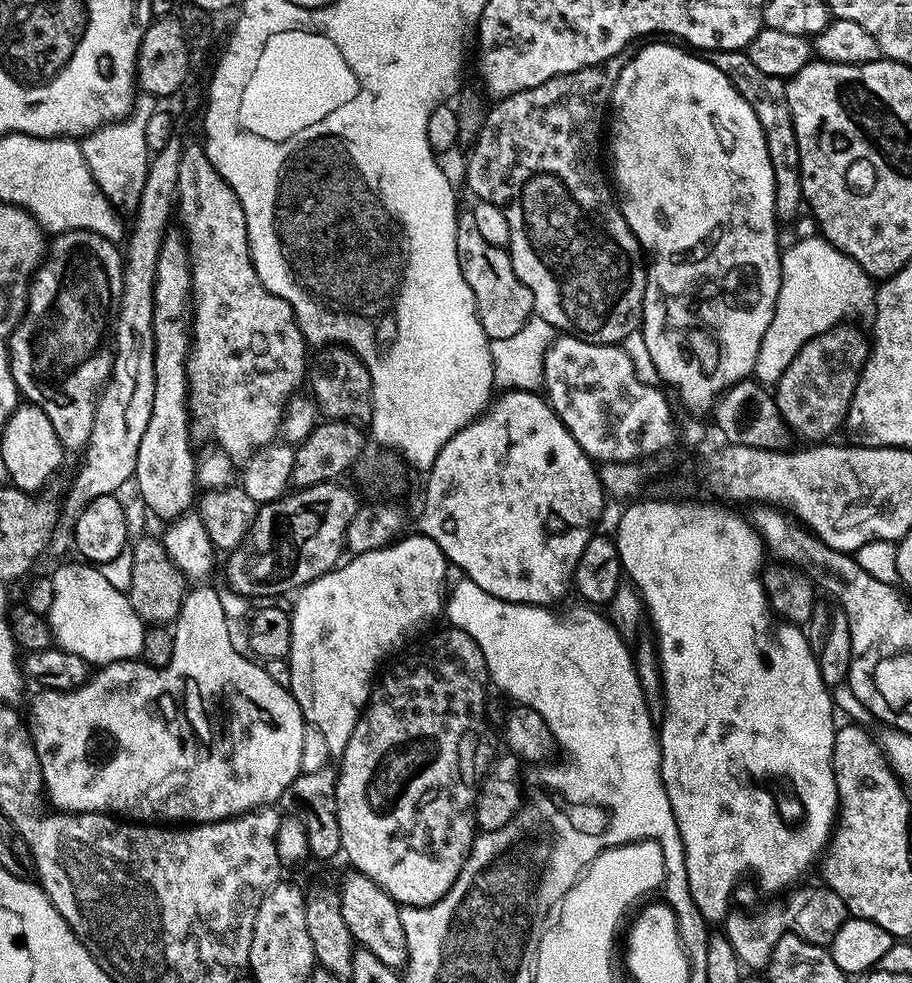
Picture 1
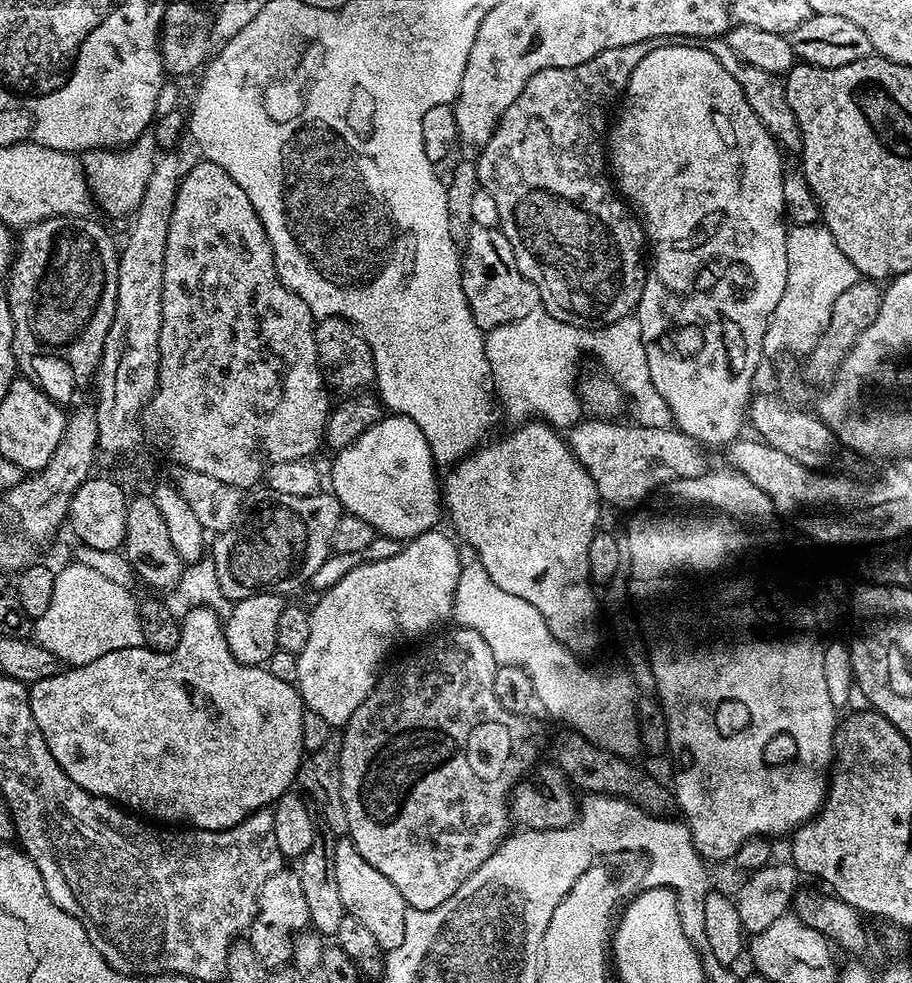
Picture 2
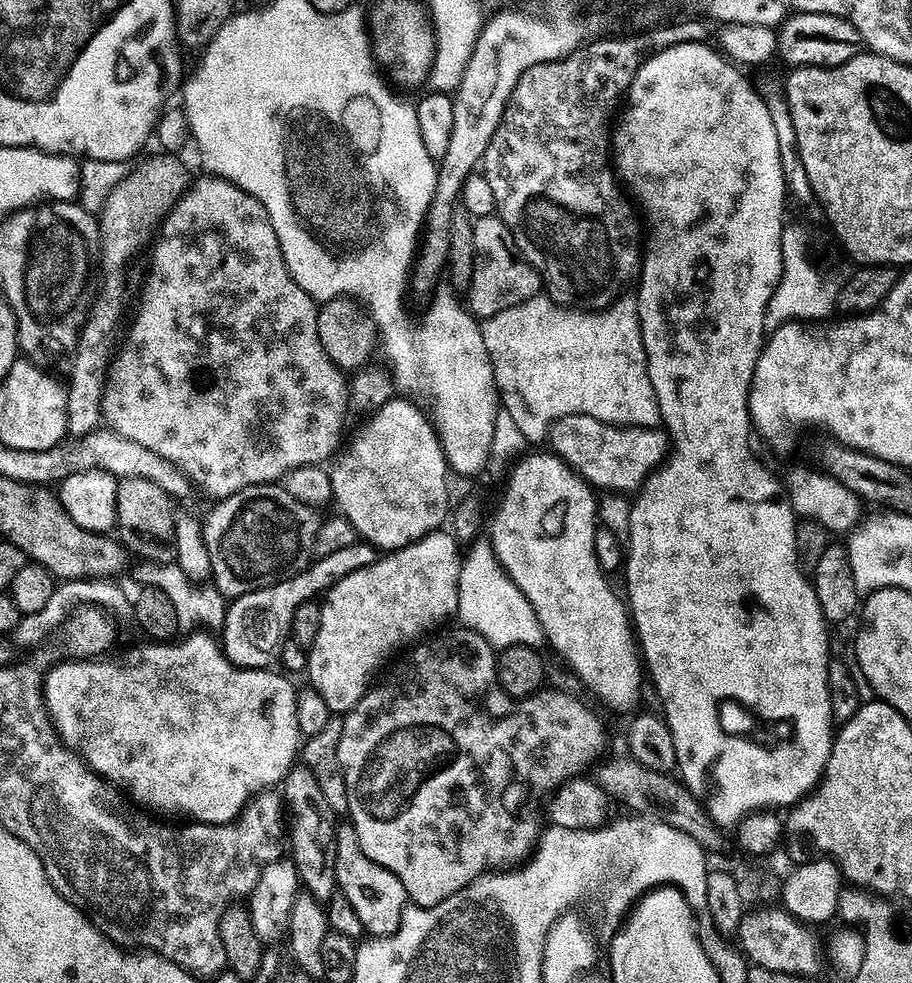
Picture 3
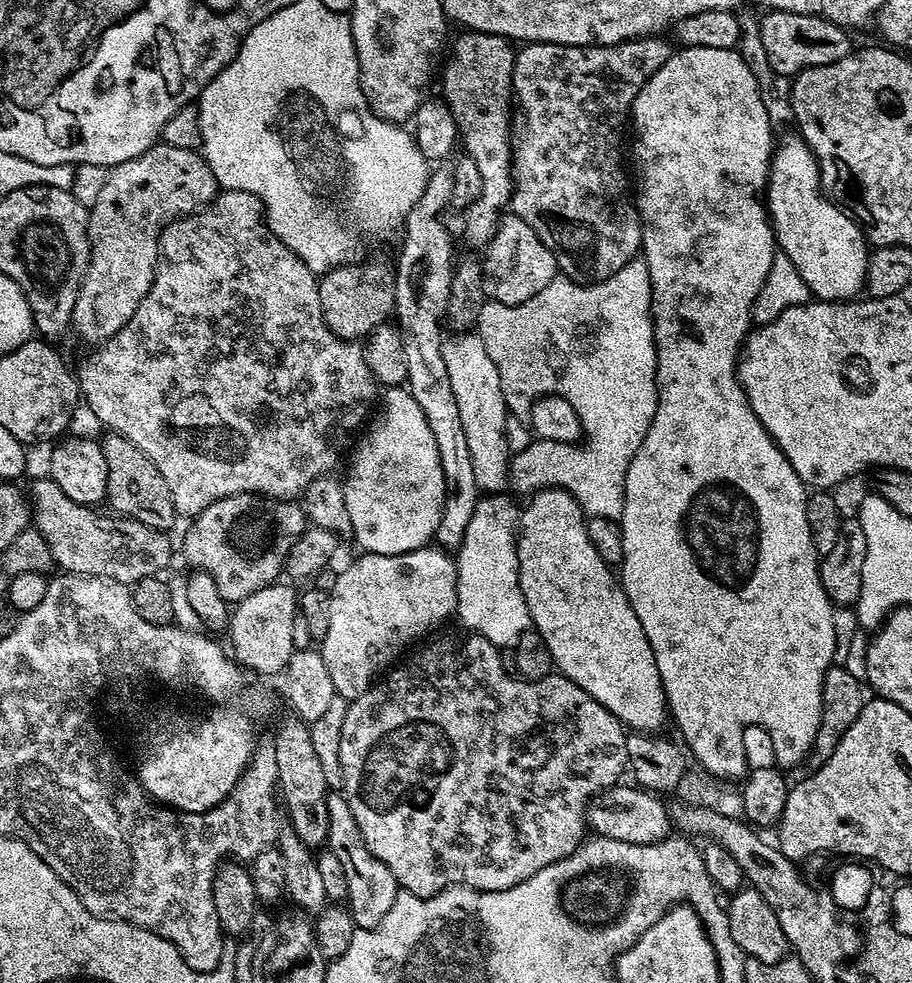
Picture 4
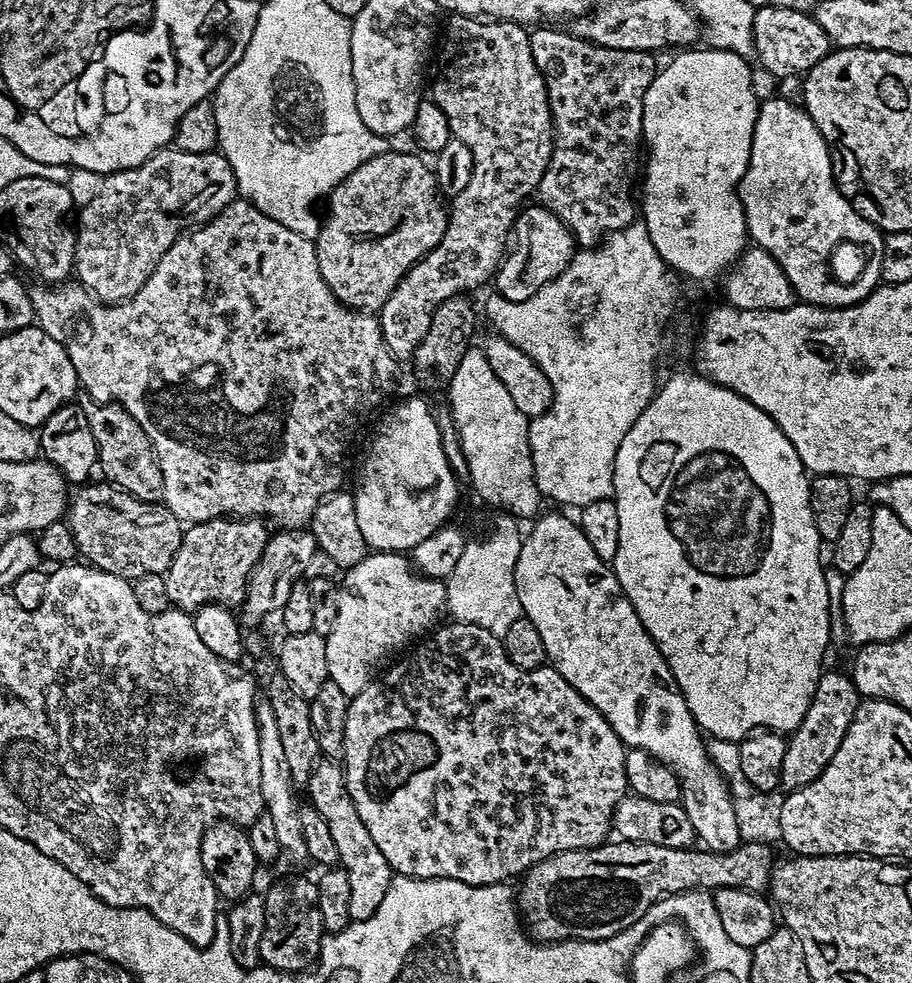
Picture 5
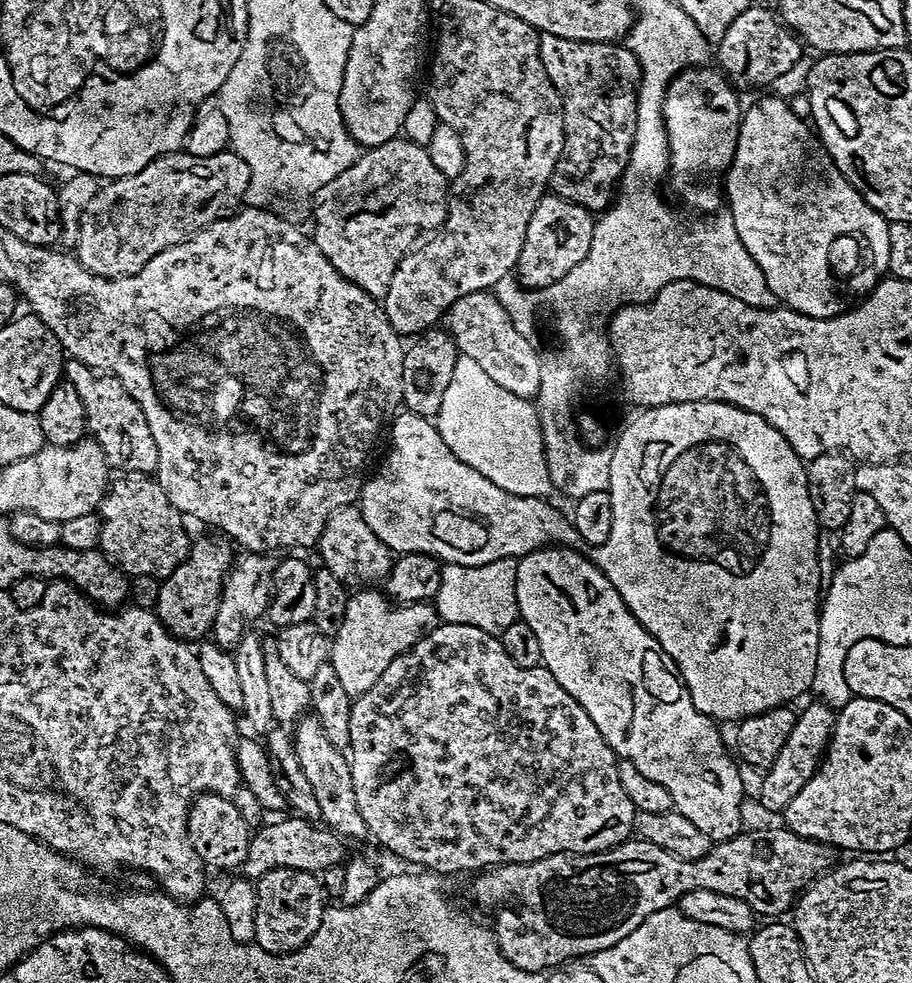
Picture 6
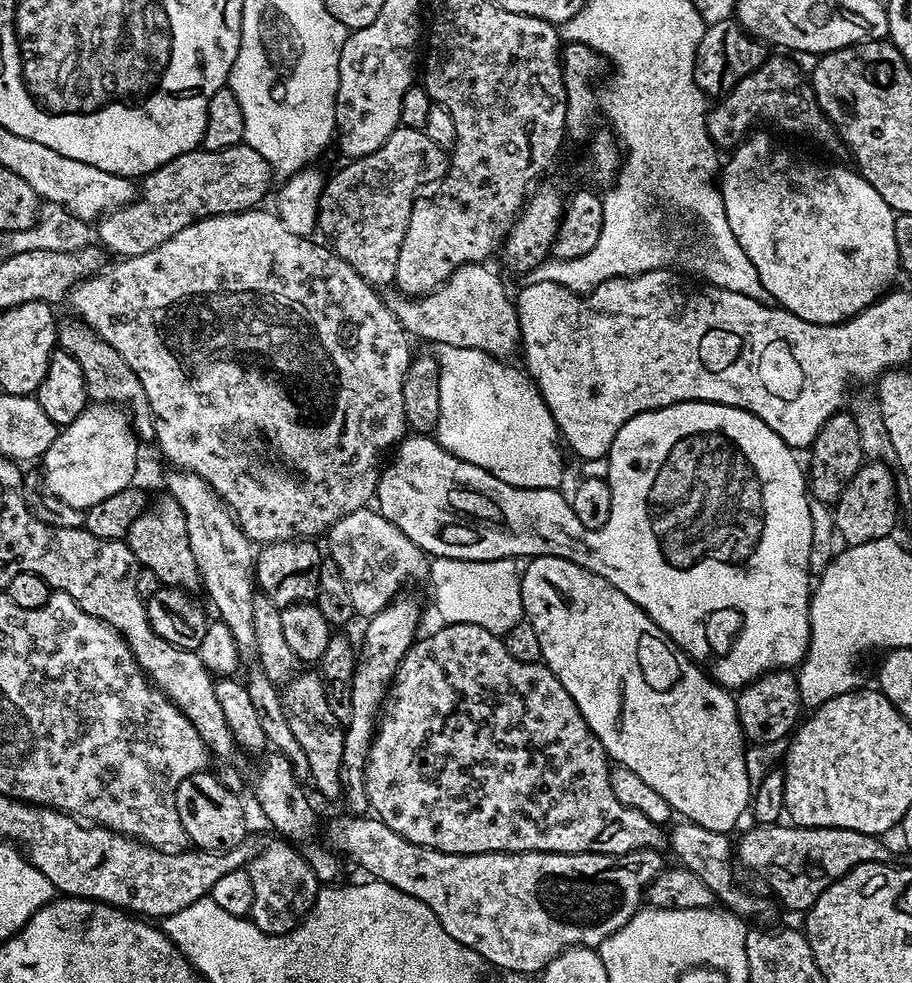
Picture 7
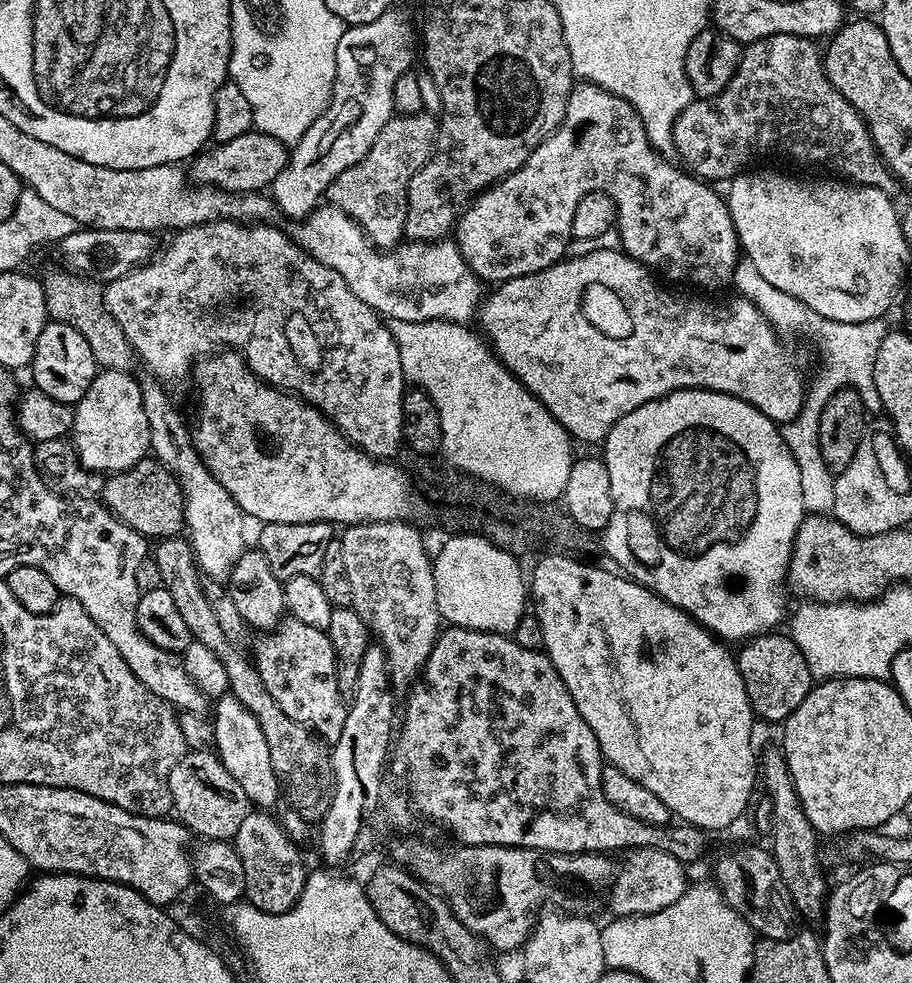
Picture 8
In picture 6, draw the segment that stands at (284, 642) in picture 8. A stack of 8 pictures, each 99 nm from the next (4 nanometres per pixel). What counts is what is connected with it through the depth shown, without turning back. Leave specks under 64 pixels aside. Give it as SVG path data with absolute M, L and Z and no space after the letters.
M305 714L296 721L291 733L292 745L298 754L298 762L302 766L302 774L310 781L314 790L314 799L318 802L320 820L342 838L353 836L360 840L369 835L366 822L358 810L358 798L354 798L354 778L349 757L330 738L326 738L326 730L322 730L322 722L311 714Z

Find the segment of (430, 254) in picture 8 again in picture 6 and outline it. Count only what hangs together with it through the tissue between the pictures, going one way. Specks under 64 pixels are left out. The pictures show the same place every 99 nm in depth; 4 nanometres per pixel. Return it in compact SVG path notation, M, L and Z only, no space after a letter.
M495 291L475 292L458 298L442 317L443 327L452 335L457 349L474 358L493 382L515 396L535 397L544 373L541 353L536 353L529 337L514 326L510 314L496 297Z

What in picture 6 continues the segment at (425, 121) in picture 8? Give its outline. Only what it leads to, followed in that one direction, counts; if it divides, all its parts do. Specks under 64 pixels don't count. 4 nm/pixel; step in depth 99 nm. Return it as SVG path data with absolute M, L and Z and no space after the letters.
M397 138L390 142L382 142L377 148L361 151L360 157L346 170L342 170L342 174L338 174L333 180L326 182L326 186L322 186L316 191L314 197L316 209L312 212L313 218L316 219L316 225L310 228L310 235L316 241L318 250L322 250L322 254L326 254L330 266L334 266L334 270L338 270L338 274L342 274L350 282L354 282L354 286L358 286L366 294L382 298L390 290L390 278L394 274L394 270L398 270L398 262L402 262L405 254L411 252L417 241L421 239L420 232L432 234L443 228L444 219L448 217L449 195L450 181L442 174L442 170L435 168L434 162L430 162L430 154L425 145L415 144L403 138Z

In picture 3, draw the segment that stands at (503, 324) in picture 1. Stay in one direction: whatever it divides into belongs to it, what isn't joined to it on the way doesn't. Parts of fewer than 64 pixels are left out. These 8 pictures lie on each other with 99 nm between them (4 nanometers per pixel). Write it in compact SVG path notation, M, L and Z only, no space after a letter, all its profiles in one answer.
M493 214L491 216L475 217L472 221L472 229L474 230L474 270L472 271L470 286L466 290L466 296L468 296L466 307L473 316L477 318L493 316L510 306L518 306L522 302L526 302L530 297L541 291L541 273L529 266L524 261L523 256L516 251L514 238L507 226L500 221L499 216Z

